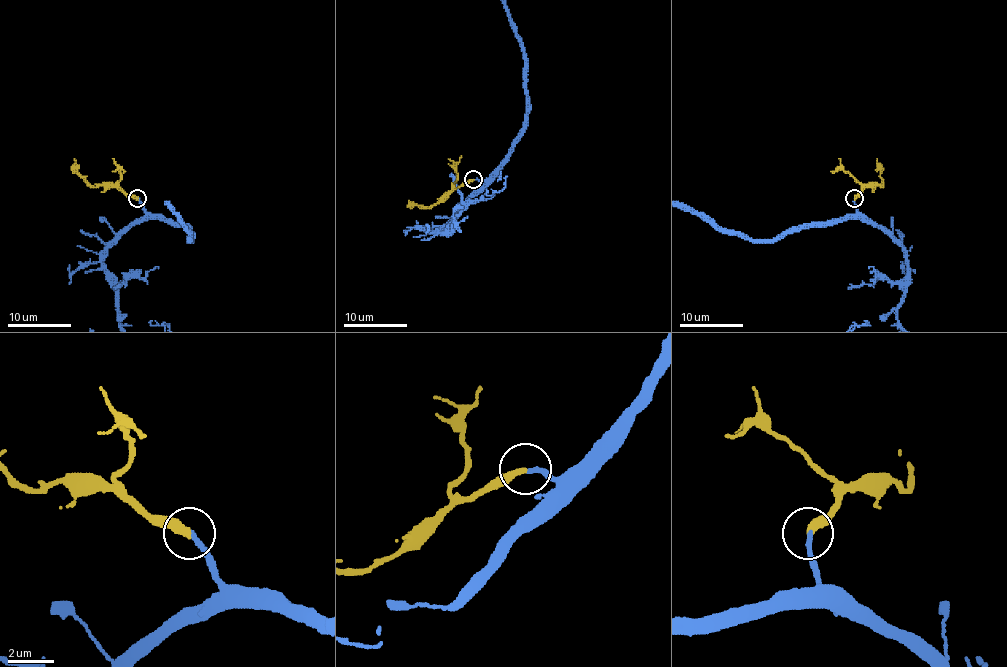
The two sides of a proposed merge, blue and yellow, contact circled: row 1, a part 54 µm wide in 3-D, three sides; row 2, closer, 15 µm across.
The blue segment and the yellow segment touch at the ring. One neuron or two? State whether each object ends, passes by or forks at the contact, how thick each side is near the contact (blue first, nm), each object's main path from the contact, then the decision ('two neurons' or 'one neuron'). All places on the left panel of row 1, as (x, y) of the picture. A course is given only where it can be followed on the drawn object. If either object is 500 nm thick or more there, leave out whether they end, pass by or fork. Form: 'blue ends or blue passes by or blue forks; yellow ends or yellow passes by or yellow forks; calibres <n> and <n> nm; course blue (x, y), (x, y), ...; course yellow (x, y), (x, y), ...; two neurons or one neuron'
blue ends; yellow ends; calibres 220 and 320 nm; course yellow (138, 198), (114, 187), (91, 185), (77, 171), (74, 158); one neuron

